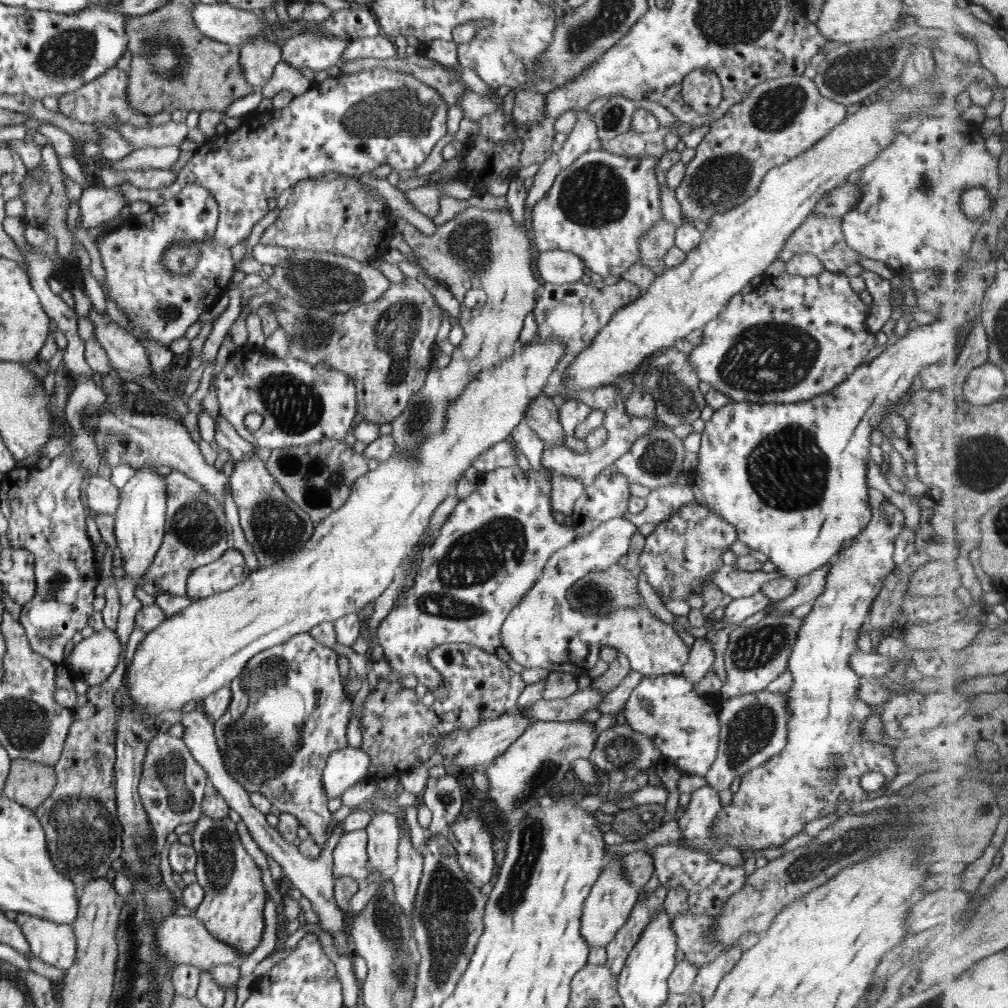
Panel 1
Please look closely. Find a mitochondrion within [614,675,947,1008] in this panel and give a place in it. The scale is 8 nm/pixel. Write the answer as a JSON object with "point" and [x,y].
{"point":[832,851]}

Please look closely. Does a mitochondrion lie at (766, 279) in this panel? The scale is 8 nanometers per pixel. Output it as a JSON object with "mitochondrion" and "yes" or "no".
{"mitochondrion":"no"}

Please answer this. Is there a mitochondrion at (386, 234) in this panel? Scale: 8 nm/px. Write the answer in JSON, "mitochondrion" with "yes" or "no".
{"mitochondrion":"no"}

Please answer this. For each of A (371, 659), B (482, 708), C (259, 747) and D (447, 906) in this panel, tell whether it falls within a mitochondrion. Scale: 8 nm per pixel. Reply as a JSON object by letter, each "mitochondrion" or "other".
{"A":"other","B":"other","C":"mitochondrion","D":"mitochondrion"}

